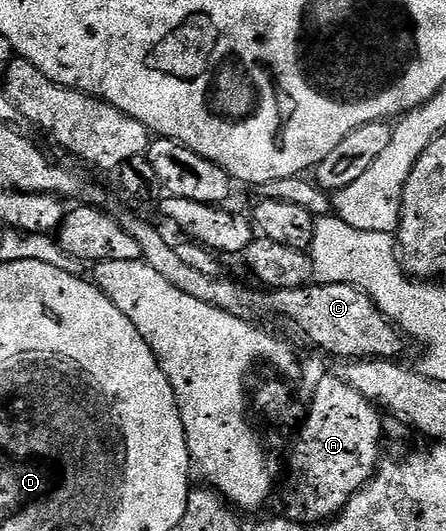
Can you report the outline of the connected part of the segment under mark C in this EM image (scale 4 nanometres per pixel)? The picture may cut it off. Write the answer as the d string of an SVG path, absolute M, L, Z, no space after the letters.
M119 204L110 206L109 212L139 243L142 259L153 266L157 274L161 274L167 282L173 282L173 286L177 286L179 290L201 298L201 302L209 302L209 306L217 306L242 320L259 318L255 316L280 316L281 319L296 324L317 347L324 348L331 356L395 360L403 352L403 333L375 305L373 298L369 298L369 294L365 294L357 286L312 282L299 288L268 290L262 286L250 288L249 285L238 284L235 280L223 280L224 278L203 274L196 267L188 266L179 256L178 247L174 243L171 245L145 217L138 216Z

